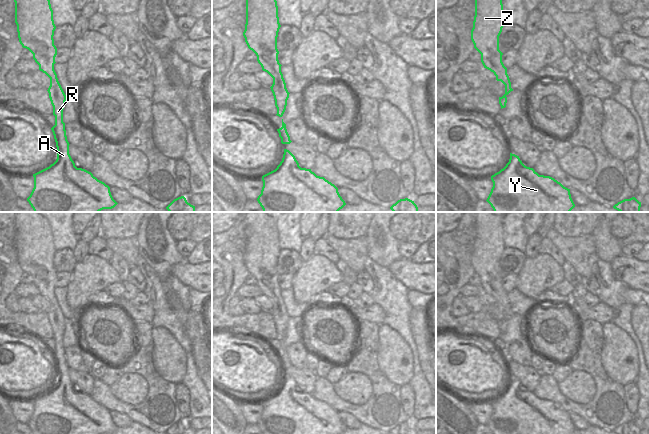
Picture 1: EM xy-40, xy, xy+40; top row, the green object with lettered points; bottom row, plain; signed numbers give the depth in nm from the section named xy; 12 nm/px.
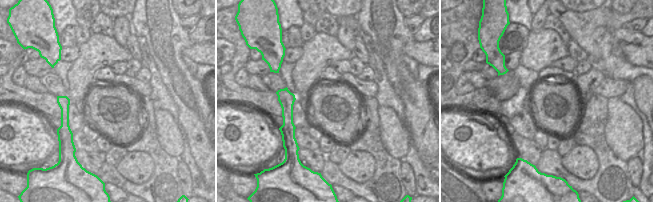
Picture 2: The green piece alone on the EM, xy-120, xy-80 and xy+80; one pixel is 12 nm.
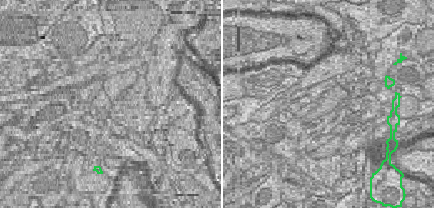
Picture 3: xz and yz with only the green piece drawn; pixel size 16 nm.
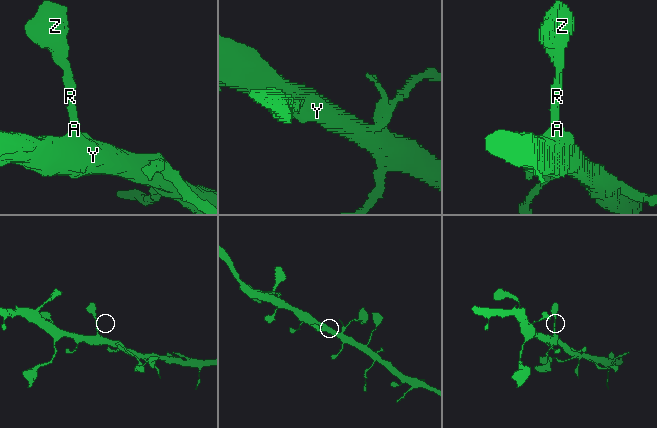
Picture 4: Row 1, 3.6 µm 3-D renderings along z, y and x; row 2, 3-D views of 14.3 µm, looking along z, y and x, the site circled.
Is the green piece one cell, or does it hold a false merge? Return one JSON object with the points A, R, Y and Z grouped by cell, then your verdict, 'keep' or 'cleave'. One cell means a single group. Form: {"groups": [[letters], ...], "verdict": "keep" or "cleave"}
{"groups": [["A", "R", "Y", "Z"]], "verdict": "keep"}

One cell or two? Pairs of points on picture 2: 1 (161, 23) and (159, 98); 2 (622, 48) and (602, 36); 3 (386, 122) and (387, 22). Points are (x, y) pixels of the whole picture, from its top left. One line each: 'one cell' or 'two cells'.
1: two cells
2: two cells
3: two cells

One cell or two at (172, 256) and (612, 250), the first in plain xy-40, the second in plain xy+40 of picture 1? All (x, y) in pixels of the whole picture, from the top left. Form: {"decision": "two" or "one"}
{"decision": "one"}

